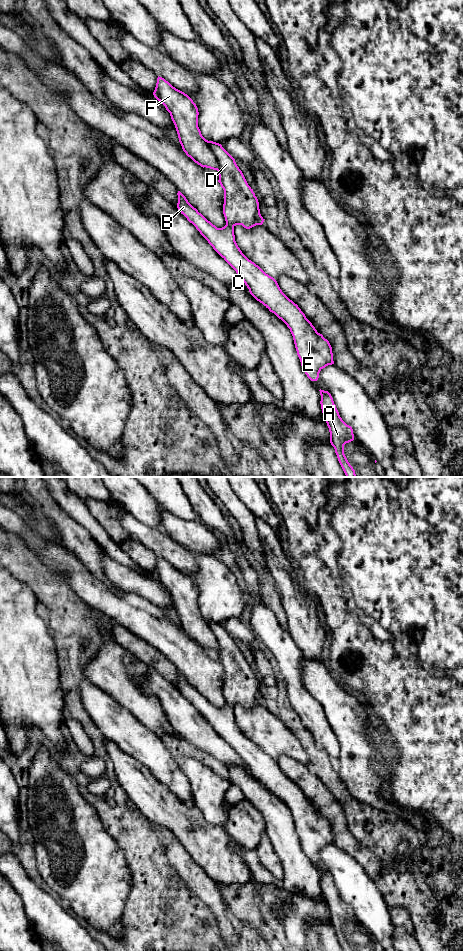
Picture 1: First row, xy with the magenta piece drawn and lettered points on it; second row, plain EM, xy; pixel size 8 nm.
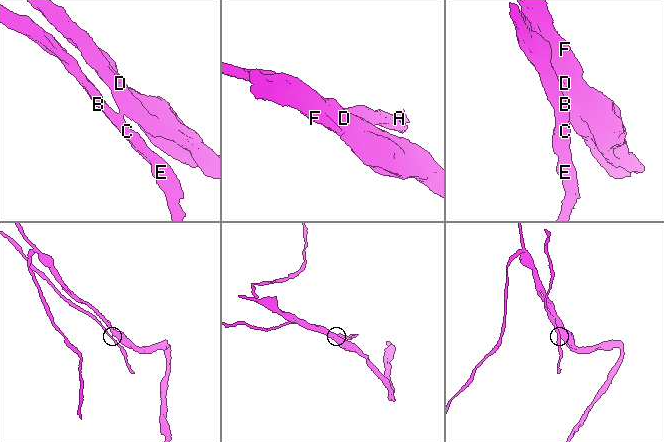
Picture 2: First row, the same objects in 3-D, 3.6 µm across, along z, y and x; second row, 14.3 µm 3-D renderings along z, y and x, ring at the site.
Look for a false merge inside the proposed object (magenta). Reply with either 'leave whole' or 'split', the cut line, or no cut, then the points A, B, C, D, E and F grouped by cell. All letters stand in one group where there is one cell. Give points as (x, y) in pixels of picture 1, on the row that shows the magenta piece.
split; cut in xy along (226, 223), (233, 227); A B C E / D F

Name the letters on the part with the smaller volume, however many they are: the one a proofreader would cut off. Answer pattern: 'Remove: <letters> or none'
Remove: A, B, C, E

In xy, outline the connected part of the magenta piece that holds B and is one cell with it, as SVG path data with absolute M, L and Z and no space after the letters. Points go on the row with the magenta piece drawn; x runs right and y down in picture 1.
M180 191L177 195L177 208L181 214L236 271L250 294L287 325L305 374L311 381L317 381L320 371L334 364L329 341L317 332L298 305L282 292L277 281L242 253L235 241L234 227L226 224L217 228Z

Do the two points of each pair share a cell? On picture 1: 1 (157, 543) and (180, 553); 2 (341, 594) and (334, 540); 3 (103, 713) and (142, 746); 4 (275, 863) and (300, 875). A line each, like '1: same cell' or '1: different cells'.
1: same cell
2: same cell
3: same cell
4: different cells

